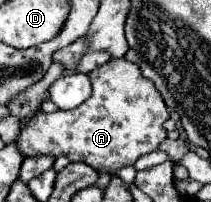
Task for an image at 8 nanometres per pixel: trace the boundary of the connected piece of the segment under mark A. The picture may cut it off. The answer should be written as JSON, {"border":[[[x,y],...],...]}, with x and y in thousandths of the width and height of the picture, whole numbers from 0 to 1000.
{"border":[[[592,282],[526,292],[431,351],[422,391],[441,460],[393,520],[336,550],[185,550],[147,579],[147,619],[118,619],[81,678],[109,777],[166,777],[166,757],[308,767],[327,797],[393,797],[460,847],[536,866],[602,817],[640,817],[659,777],[735,748],[791,688],[773,609],[801,589],[801,540],[763,460],[668,371],[649,322]]]}

